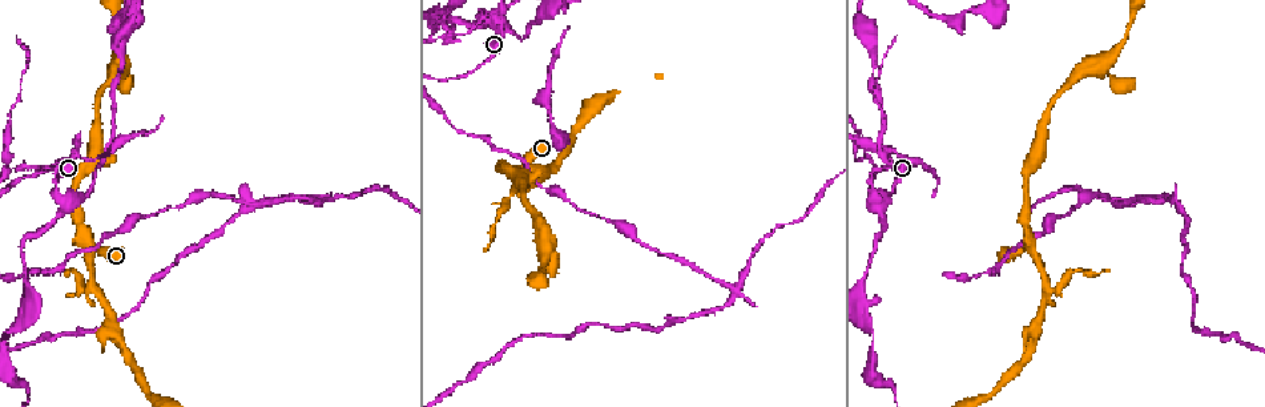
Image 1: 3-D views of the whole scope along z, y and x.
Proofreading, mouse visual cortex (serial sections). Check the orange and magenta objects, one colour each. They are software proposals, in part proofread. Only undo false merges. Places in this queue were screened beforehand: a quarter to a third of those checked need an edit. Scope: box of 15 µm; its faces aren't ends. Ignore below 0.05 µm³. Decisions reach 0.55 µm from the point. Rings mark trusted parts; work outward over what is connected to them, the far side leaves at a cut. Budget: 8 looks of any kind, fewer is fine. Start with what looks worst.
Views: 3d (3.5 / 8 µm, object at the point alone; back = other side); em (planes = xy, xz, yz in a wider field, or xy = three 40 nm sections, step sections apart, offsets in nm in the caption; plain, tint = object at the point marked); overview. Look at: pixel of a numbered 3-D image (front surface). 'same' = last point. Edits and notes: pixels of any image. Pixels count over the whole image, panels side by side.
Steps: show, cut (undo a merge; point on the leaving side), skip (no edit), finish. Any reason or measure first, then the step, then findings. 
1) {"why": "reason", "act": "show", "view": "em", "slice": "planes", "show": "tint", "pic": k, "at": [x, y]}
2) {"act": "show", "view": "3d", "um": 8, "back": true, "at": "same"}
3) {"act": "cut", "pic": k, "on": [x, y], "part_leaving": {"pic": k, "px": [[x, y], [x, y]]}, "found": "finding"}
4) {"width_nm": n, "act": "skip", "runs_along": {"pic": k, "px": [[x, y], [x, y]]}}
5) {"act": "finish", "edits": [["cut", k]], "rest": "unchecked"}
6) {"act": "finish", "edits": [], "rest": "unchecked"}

{"why": "abrupt turn", "act": "show", "view": "3d", "um": 8, "pic": 1, "at": [78, 154]}

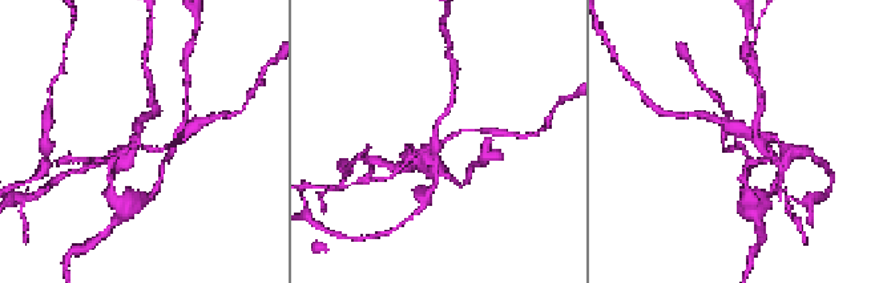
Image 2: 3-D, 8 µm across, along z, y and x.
{"arms": 4, "arm_widths_nm": [150, 150, 200, 200], "act": "show", "view": "em", "slice": "xy", "step": 5, "show": "tint", "pic": 2, "at": [735, 142]}

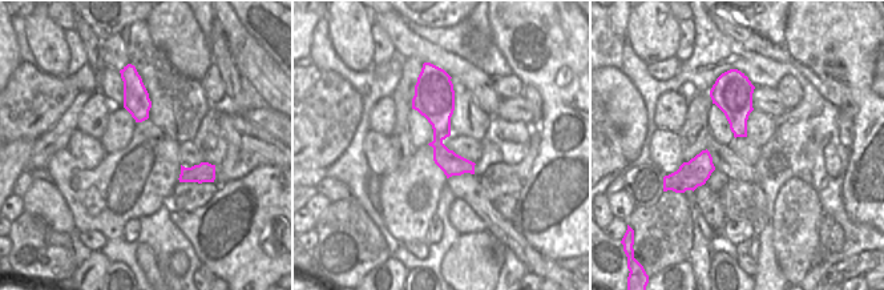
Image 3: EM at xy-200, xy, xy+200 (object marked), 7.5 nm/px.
{"act": "skip", "runs_along": {"pic": 2, "px": [[137, 137], [115, 158], [113, 166]]}, "found": "all the same cell"}

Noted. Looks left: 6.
{"act": "show", "view": "em", "slice": "planes", "show": "tint", "pic": 1, "at": [18, 170]}

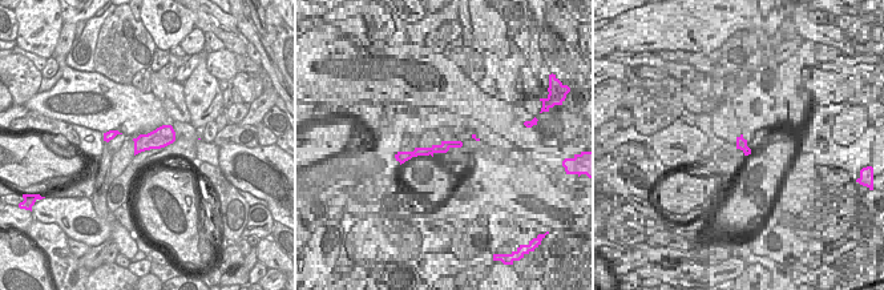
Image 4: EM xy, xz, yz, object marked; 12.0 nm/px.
{"act": "show", "view": "3d", "um": 3.5, "back": true, "at": "same"}

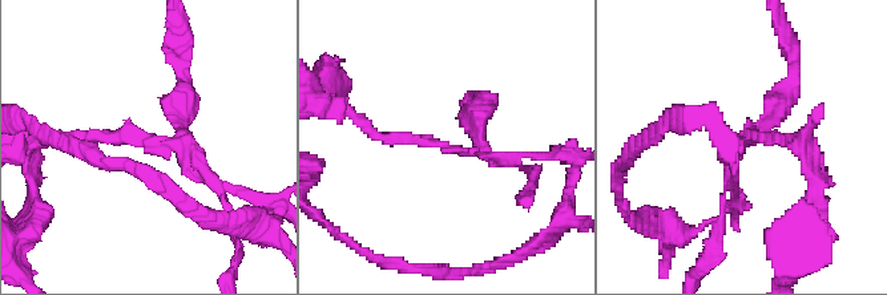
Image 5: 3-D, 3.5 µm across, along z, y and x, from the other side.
{"act": "skip", "runs_along": {"pic": 5, "px": [[73, 134], [172, 142], [184, 89]]}, "found": "all the same cell"}

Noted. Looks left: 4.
{"why": "three arms meet", "act": "show", "view": "3d", "um": 8, "back": true, "pic": 1, "at": [490, 19]}

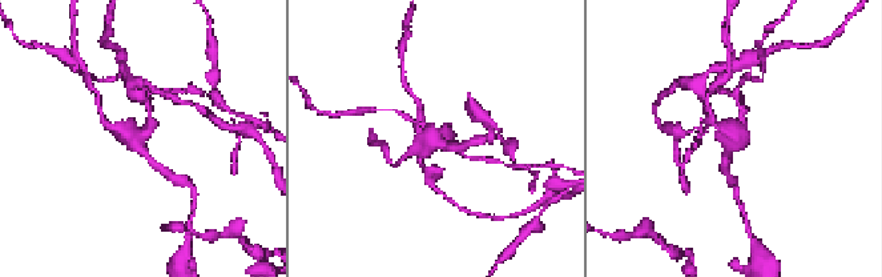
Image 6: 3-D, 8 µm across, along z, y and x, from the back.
{"why": "need the tissue", "act": "show", "view": "em", "slice": "xy", "step": 2, "show": "tint", "pic": 6, "at": [431, 135]}

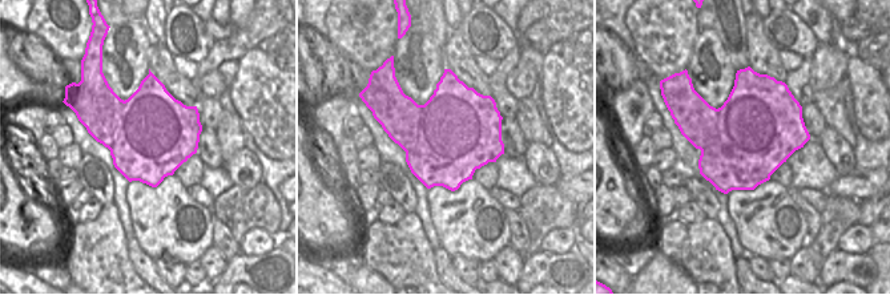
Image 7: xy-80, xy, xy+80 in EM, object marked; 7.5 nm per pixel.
{"act": "skip", "found": "all the same cell"}

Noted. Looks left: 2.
{"act": "finish", "edits": [], "rest": "unchecked"}

